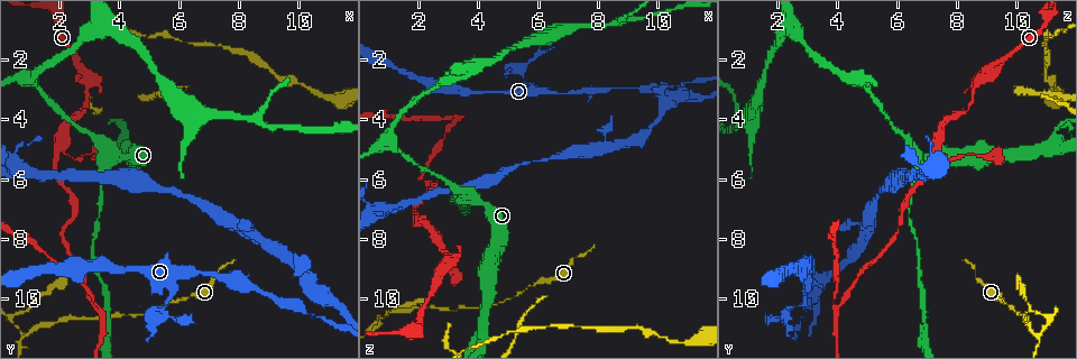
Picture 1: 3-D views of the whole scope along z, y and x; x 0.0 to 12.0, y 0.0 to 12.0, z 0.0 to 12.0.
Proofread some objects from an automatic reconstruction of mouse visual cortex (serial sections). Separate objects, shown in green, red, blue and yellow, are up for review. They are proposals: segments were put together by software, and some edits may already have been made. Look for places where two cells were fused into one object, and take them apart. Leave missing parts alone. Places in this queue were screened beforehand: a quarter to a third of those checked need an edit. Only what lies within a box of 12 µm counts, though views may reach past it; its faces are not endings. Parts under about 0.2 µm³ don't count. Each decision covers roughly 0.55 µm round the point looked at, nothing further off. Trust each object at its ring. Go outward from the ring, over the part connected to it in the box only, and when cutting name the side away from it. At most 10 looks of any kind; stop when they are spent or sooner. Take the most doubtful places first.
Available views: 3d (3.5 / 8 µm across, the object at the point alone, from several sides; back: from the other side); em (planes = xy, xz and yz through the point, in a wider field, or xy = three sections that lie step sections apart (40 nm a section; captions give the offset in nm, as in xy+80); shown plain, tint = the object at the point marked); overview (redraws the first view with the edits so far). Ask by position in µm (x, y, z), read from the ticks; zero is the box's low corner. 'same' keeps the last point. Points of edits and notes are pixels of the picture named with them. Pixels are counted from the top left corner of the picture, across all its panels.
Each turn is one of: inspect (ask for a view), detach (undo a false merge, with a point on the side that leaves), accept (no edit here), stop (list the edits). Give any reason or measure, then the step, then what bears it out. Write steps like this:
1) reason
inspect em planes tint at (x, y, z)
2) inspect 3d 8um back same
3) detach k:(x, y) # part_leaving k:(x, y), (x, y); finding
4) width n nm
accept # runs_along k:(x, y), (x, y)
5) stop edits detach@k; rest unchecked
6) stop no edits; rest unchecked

calibre changes
inspect 3d 3.5um at (2.8, 2.9, 8.6)

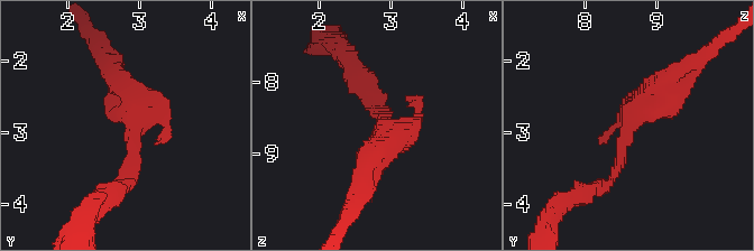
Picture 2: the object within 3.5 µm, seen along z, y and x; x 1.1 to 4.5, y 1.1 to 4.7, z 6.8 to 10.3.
now the EM
inspect em xy step 2 tint at (2.90, 2.90, 8.60)

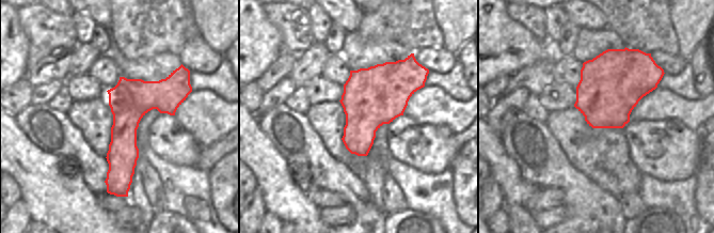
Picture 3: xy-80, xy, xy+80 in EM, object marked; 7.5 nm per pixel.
accept # runs_along 3:(175, 74), (125, 123), (110, 185); continuous, no second cell

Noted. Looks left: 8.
narrows sharply
inspect 3d 3.5um at (8.9, 9.9, 3.0)

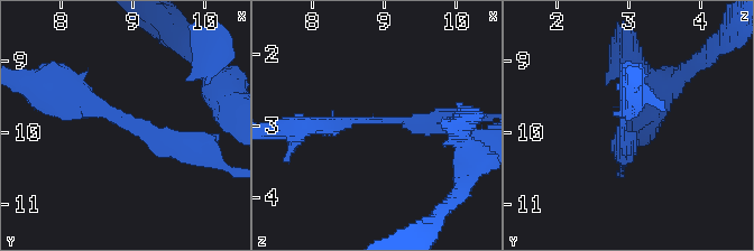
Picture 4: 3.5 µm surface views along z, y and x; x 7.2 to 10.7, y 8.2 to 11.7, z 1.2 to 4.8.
arm_widths 250, 300 nm; need the tissue
inspect em xy step 2 tint at (8.95, 9.90, 2.95)

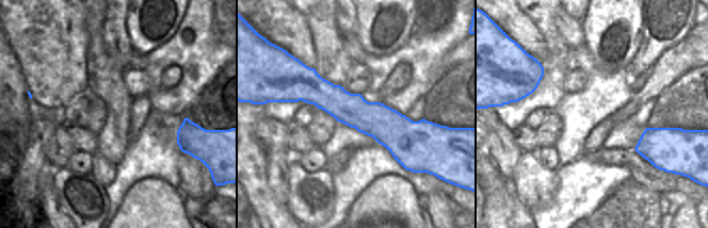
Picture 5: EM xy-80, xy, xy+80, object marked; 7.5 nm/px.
accept # runs_along 5:(288, 98), (427, 125); continuous, no second cell

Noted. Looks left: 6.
a narrow waist
inspect 3d 3.5um back at (3.1, 10.6, 10.3)

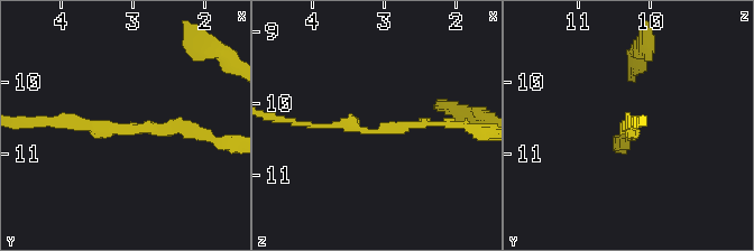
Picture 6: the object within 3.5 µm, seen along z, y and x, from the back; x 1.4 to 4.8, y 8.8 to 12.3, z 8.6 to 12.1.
inspect em xy step 5 tint at (3.05, 10.65, 10.35)

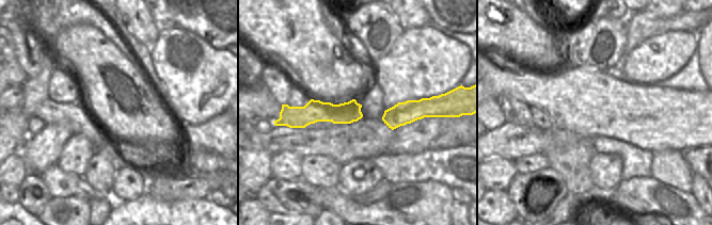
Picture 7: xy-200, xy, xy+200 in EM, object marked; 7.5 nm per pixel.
accept # runs_along 7:(358, 107), (312, 112), (287, 123); all the same cell

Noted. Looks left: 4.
three-way junction
inspect 3d 3.5um at (0.9, 11.2, 10.6)

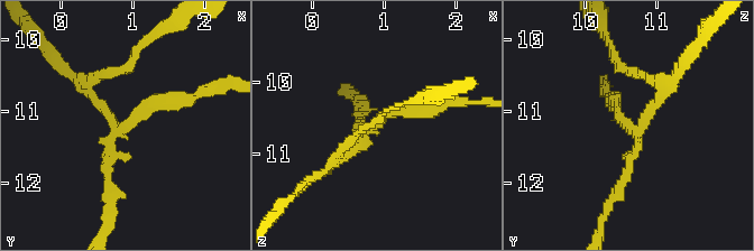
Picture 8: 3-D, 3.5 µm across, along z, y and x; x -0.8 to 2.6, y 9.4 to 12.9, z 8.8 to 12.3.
arms 3; arm_widths 150, 150, 200 nm; shape alone is not enough
inspect em xy step 3 tint at (0.90, 11.15, 10.60)

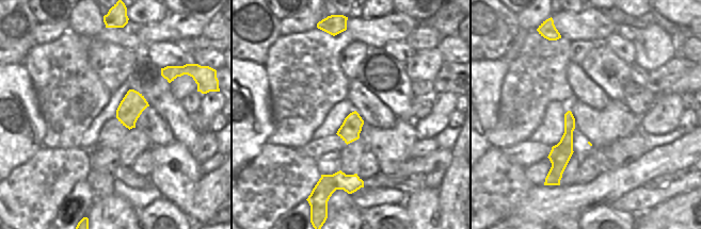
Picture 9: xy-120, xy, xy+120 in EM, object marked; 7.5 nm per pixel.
accept # runs_along 8:(441, 107), (396, 112), (361, 147), (341, 149); all the same cell

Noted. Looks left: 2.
stop no edits; rest unchecked

